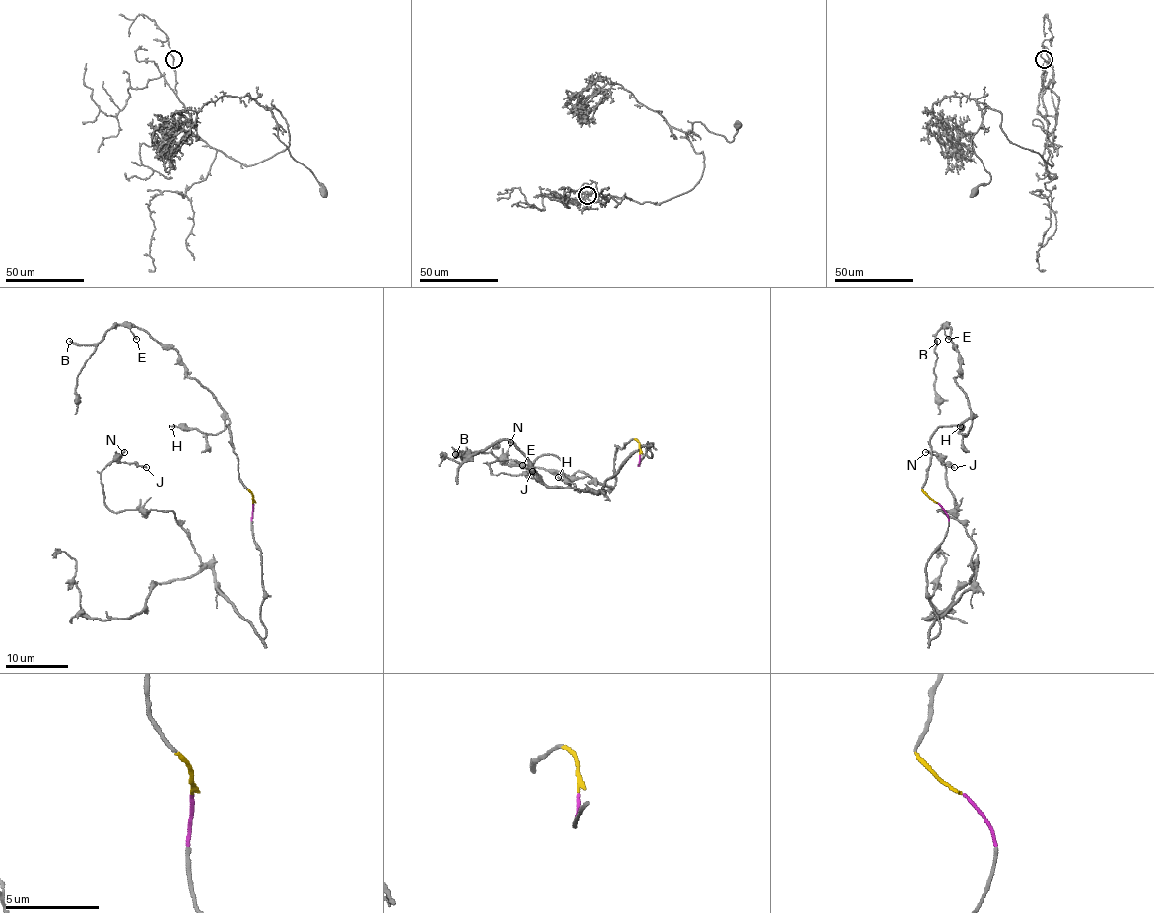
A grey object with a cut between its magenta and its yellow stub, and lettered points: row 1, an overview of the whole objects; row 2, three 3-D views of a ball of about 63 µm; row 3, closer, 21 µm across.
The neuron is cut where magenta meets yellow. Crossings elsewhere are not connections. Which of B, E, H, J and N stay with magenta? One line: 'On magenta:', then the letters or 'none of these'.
On magenta: J, N

